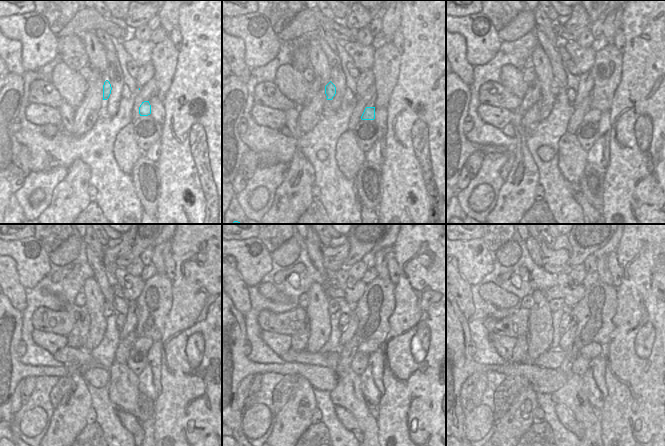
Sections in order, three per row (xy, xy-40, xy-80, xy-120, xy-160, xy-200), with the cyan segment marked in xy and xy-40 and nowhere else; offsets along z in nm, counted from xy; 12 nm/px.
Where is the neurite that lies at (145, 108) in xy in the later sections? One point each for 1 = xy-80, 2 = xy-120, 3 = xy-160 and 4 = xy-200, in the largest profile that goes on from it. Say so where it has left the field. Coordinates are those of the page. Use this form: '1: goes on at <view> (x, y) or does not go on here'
1: goes on at xy-80 (592, 115)
2: goes on at xy-120 (142, 343)
3: goes on at xy-160 (369, 346)
4: goes on at xy-200 (590, 351)

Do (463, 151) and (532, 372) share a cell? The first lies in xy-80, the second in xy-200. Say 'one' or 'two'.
one

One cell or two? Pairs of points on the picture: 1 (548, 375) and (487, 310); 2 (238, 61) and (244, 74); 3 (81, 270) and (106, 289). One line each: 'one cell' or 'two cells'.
1: two cells
2: one cell
3: two cells

